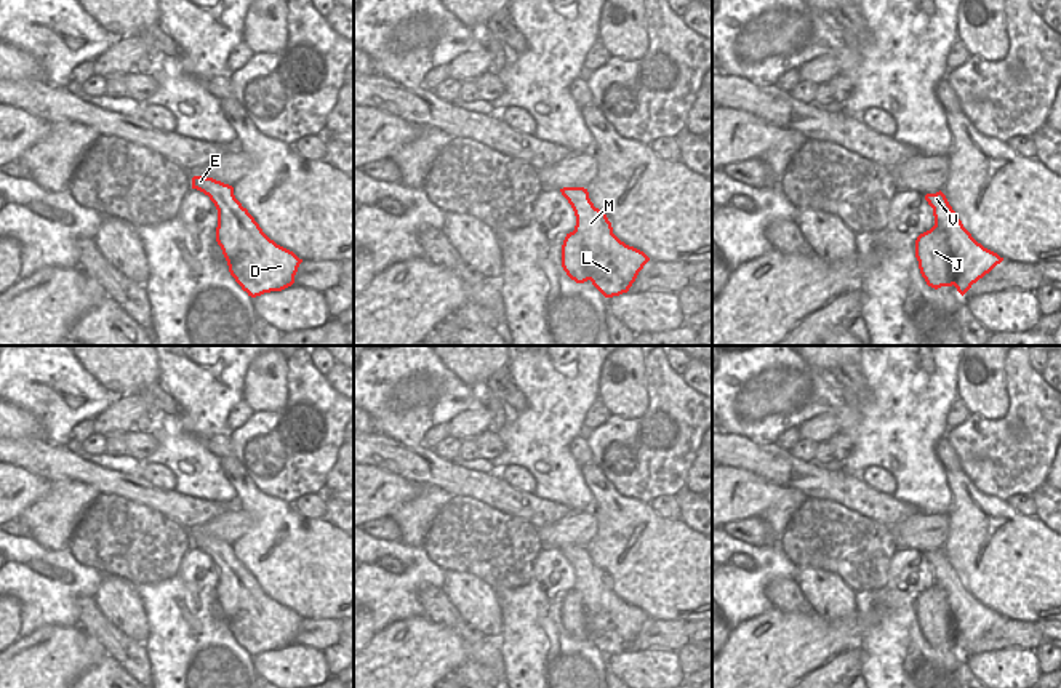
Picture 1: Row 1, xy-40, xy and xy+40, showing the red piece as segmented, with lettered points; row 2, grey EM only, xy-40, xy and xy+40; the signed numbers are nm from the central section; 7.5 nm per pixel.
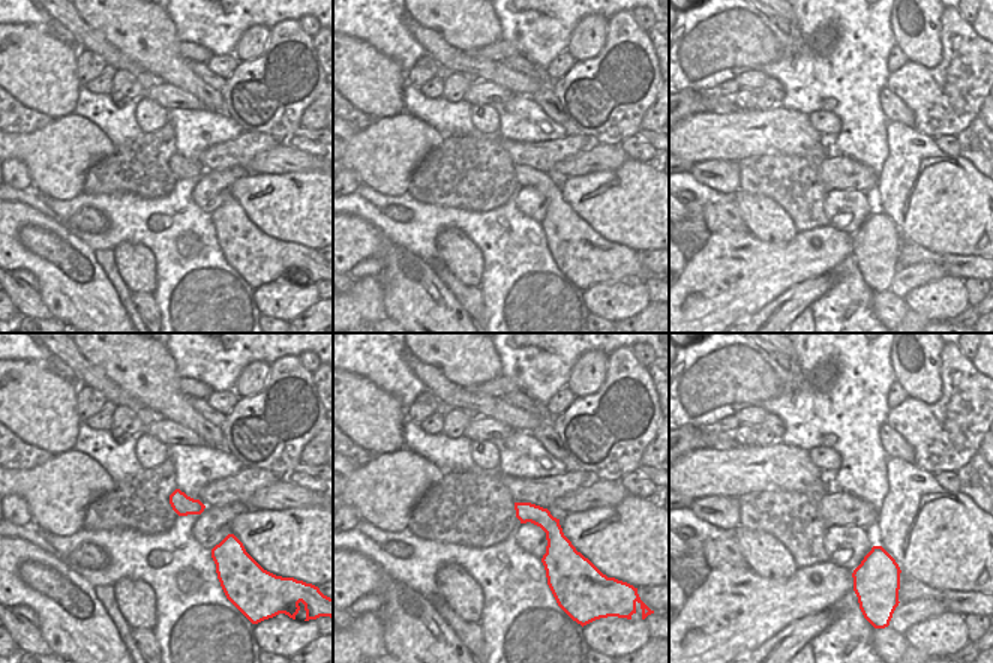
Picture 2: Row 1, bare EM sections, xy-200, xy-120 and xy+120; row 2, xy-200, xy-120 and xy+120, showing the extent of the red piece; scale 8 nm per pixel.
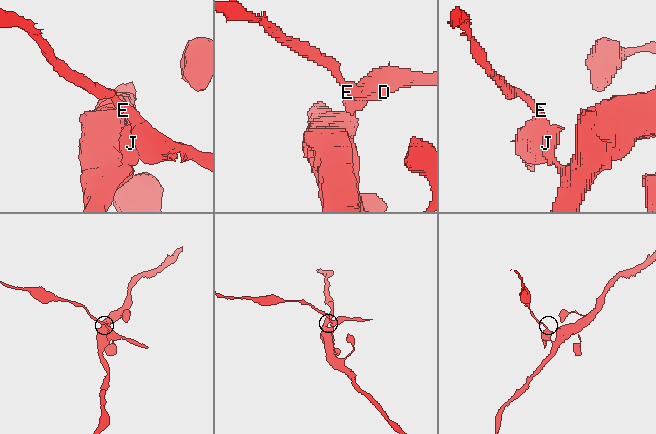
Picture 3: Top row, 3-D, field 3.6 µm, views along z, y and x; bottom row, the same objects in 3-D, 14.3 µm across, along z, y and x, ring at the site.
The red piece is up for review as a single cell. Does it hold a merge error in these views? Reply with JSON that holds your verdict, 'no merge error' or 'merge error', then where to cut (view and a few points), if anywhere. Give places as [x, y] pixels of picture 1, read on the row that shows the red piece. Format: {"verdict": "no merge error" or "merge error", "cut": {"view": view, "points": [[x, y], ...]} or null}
{"verdict": "merge error", "cut": {"view": "xy+40", "points": [[935, 224], [946, 237], [952, 284]]}}

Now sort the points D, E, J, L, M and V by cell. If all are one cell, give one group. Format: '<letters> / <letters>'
D E L M V / J

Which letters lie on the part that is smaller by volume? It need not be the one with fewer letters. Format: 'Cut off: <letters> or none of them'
Cut off: D, E, L, M, V

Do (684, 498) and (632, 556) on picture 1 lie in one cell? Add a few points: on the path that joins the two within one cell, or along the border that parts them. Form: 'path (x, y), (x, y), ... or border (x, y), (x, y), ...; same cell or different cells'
border (679, 519), (695, 532); different cells

